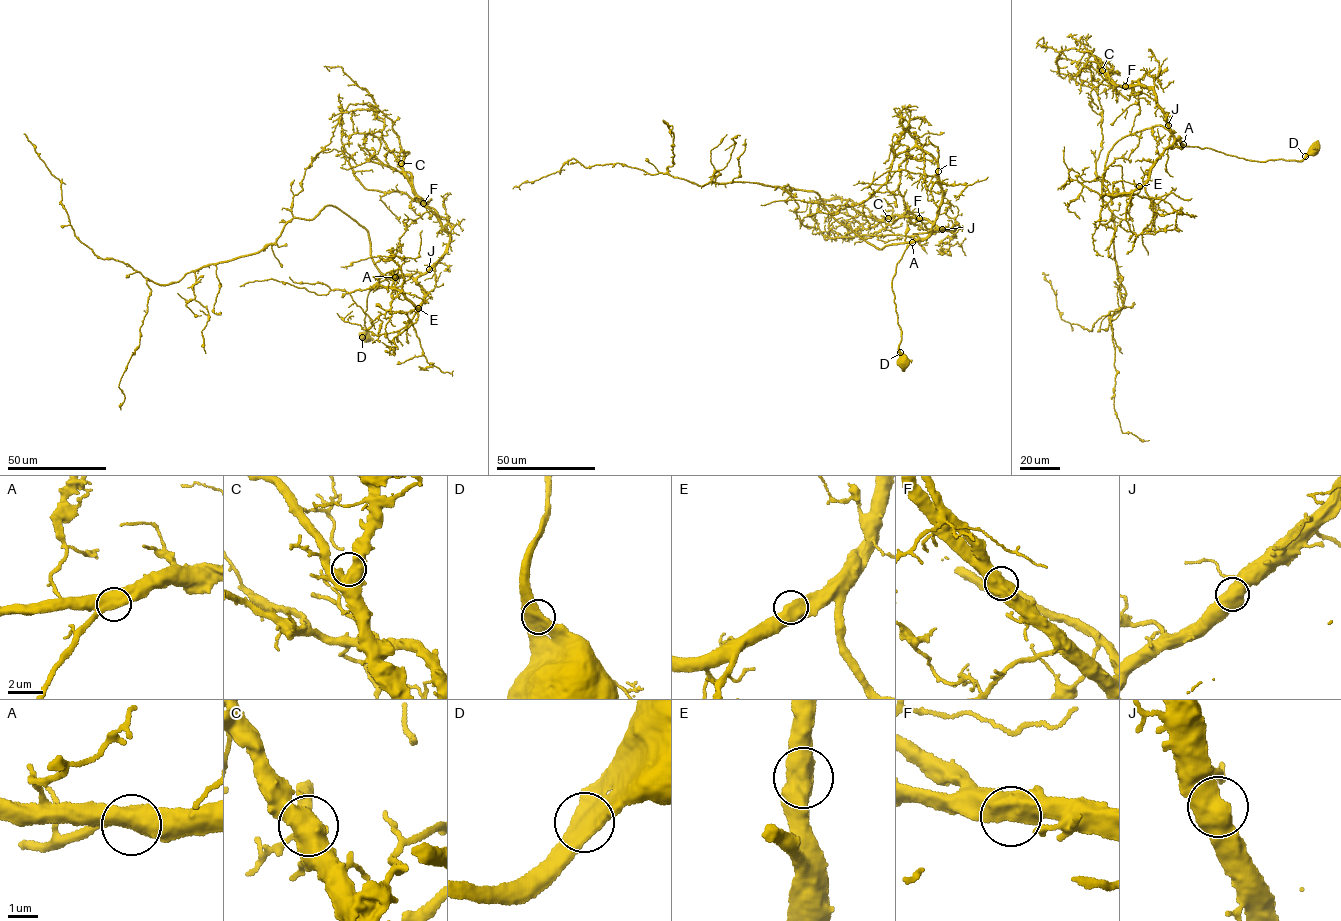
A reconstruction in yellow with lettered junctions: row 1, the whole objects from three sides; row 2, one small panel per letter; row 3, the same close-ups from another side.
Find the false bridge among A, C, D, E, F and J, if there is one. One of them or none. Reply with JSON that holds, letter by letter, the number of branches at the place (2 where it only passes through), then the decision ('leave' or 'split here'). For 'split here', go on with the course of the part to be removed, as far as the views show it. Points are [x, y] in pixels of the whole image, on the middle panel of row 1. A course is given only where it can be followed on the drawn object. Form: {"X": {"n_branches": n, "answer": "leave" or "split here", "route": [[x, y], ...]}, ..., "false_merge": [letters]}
{"A": {"n_branches": 2, "answer": "leave"}, "C": {"n_branches": 2, "answer": "leave"}, "D": {"n_branches": 2, "answer": "leave"}, "E": {"n_branches": 2, "answer": "leave"}, "F": {"n_branches": 2, "answer": "leave"}, "J": {"n_branches": 2, "answer": "leave"}, "false_merge": []}

